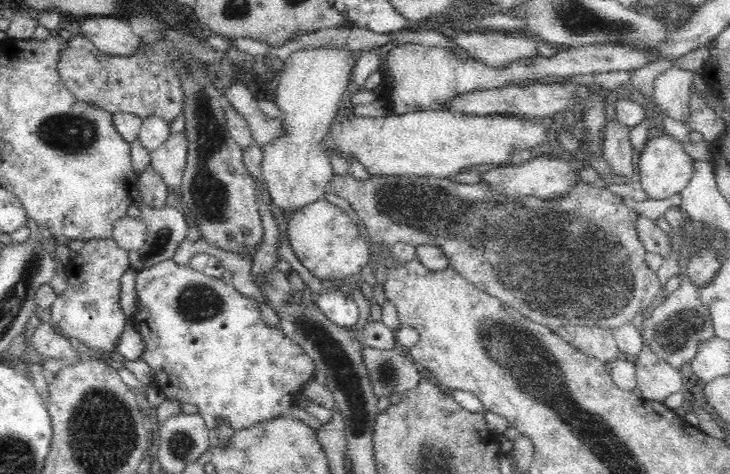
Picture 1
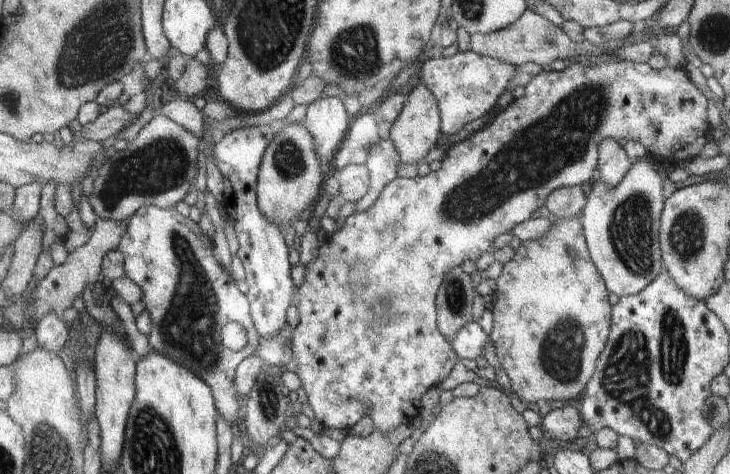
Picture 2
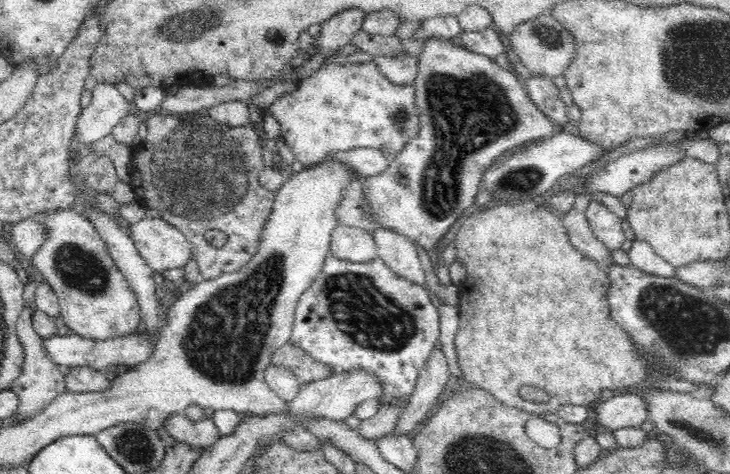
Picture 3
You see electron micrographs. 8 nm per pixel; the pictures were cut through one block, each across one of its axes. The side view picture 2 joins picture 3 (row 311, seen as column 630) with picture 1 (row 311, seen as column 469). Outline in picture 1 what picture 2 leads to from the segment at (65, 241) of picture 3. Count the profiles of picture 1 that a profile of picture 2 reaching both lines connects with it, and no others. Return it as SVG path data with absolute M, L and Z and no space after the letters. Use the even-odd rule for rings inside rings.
M169 259L137 270L136 296L138 308L132 319L144 339L141 360L150 366L154 386L164 392L166 399L195 404L210 430L216 428L218 418L225 418L234 430L241 431L287 414L302 393L304 384L315 380L317 366L310 355L290 340L281 327L268 326L262 321L258 302L244 297L221 278L208 276Z

